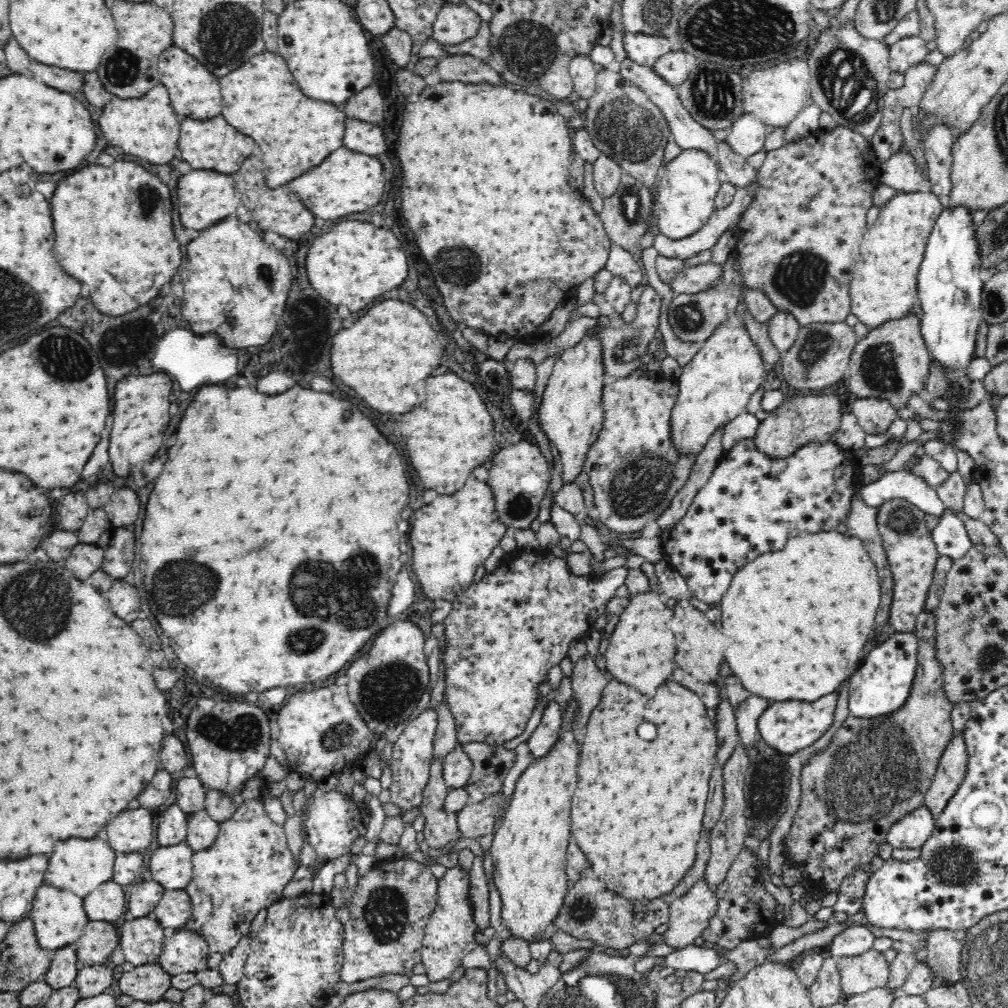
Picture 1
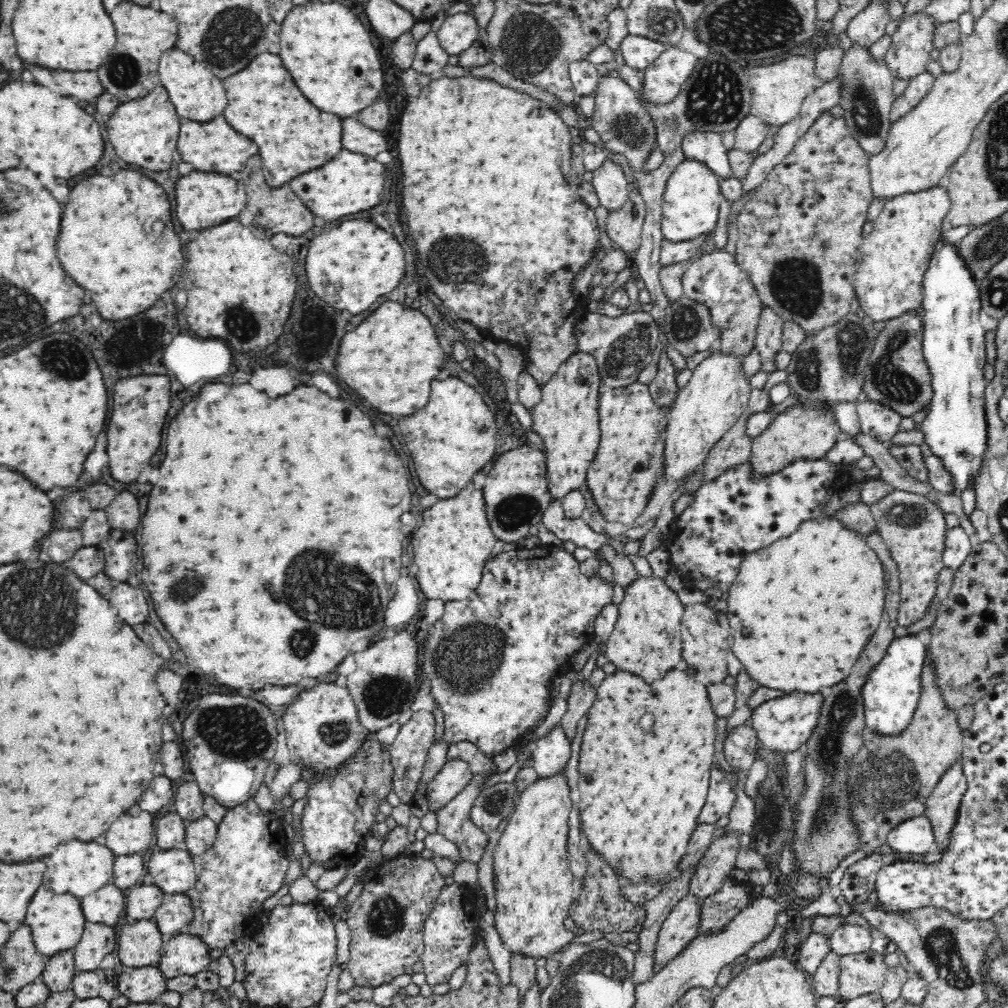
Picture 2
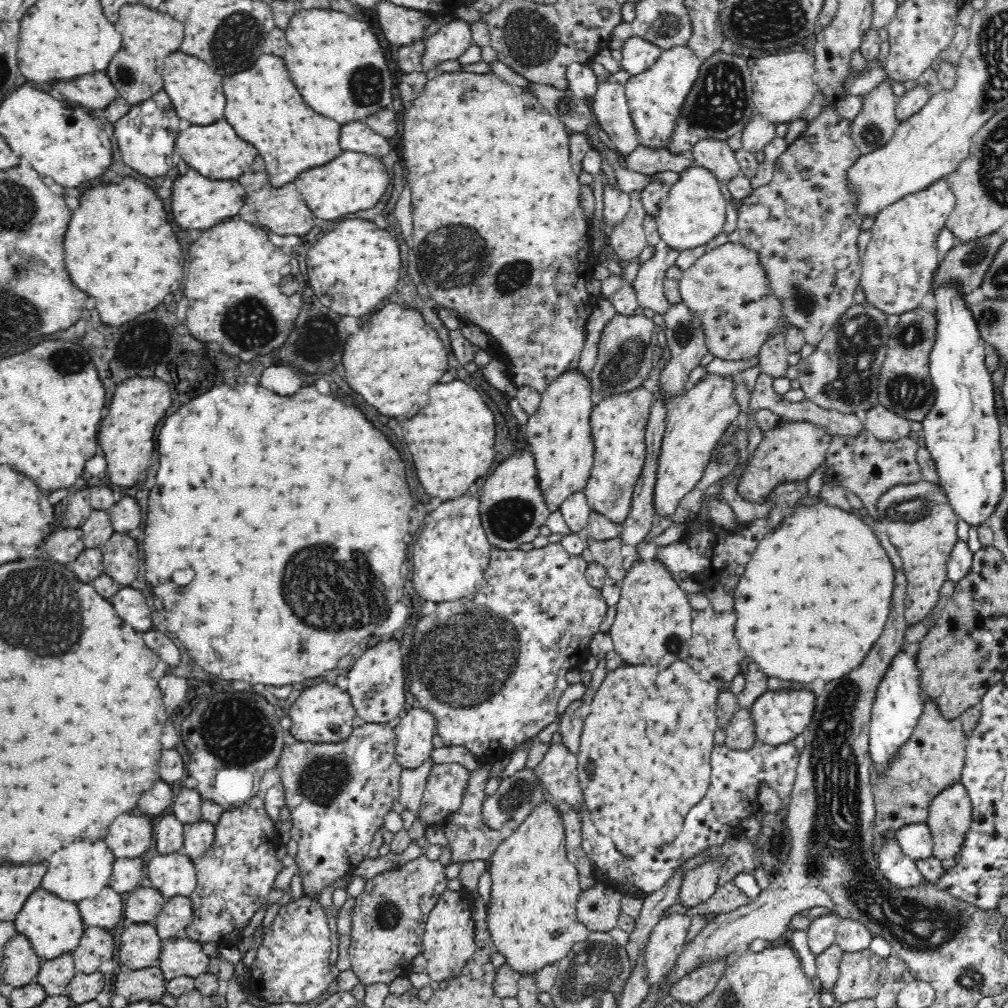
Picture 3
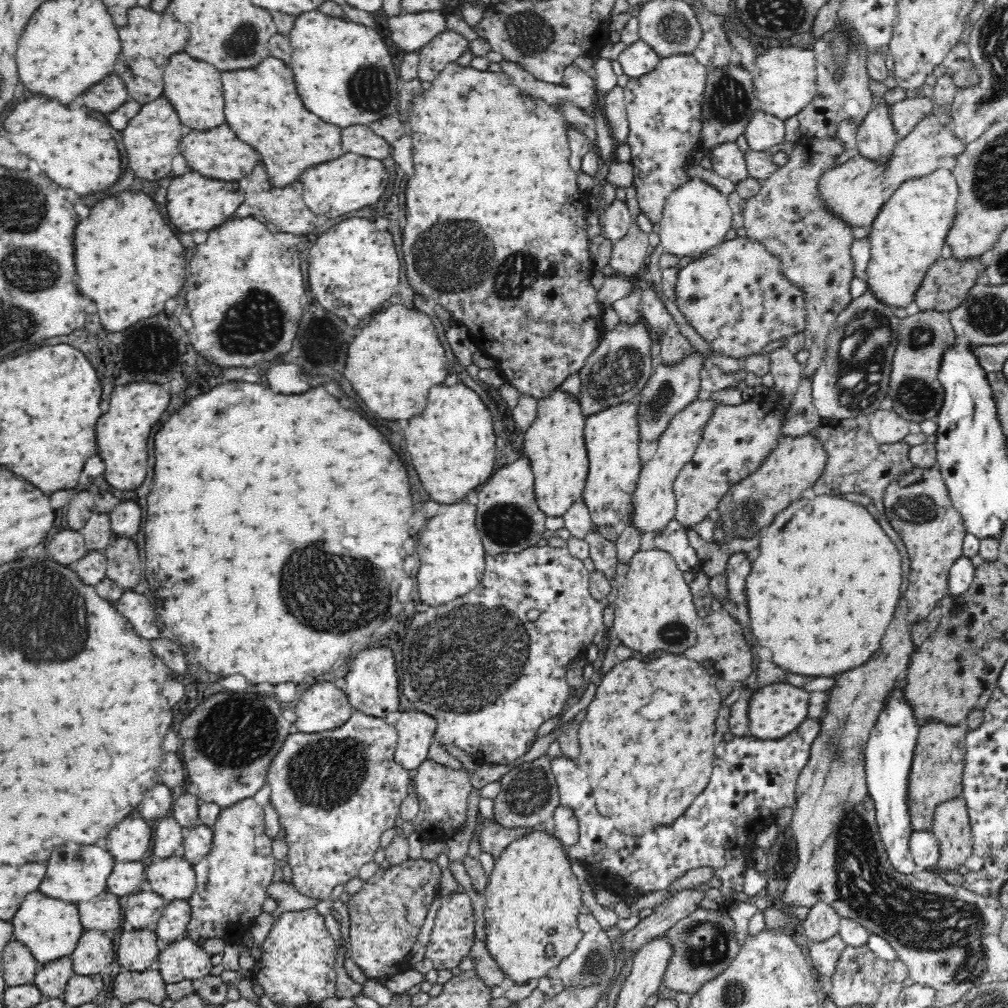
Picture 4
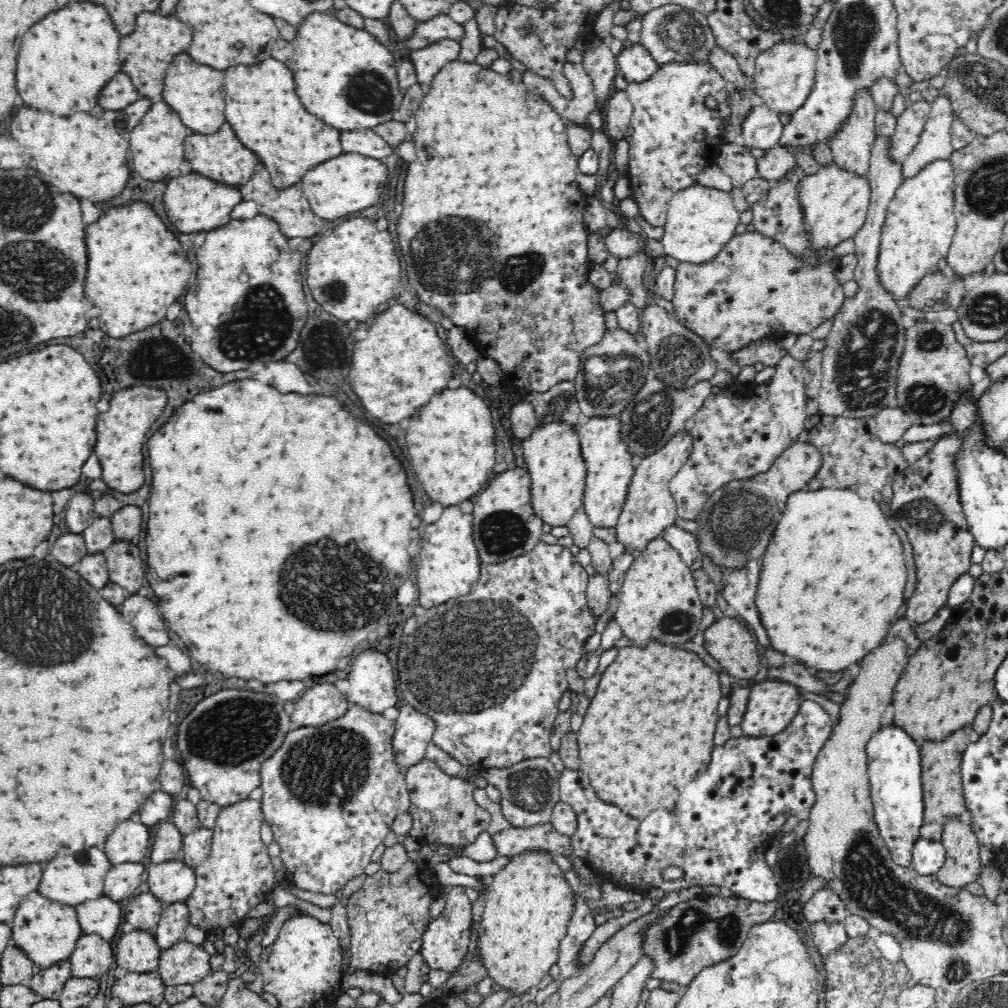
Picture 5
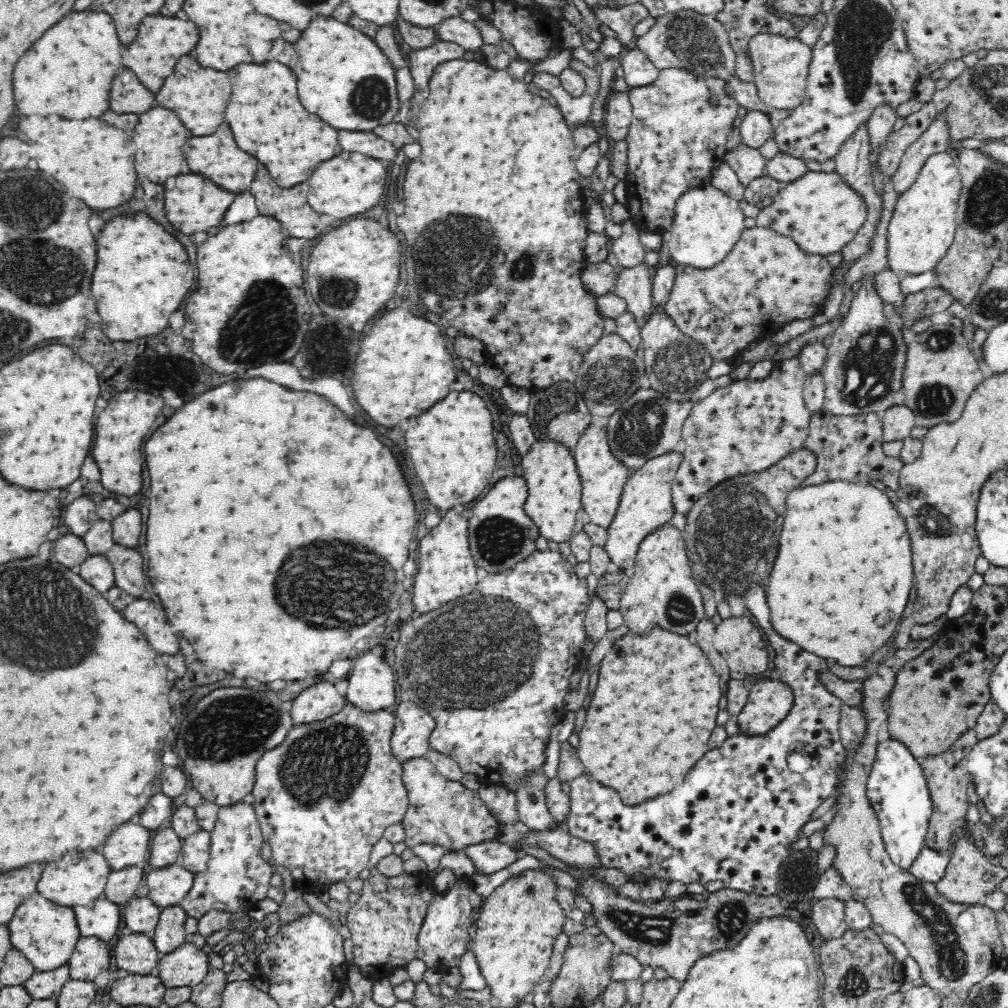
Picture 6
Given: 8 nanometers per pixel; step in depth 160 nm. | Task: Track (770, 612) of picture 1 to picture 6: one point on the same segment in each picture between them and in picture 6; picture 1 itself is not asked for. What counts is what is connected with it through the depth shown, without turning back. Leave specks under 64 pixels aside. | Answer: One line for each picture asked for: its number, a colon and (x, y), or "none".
2: (803, 608)
3: (815, 596)
4: (826, 570)
5: (833, 579)
6: (845, 561)

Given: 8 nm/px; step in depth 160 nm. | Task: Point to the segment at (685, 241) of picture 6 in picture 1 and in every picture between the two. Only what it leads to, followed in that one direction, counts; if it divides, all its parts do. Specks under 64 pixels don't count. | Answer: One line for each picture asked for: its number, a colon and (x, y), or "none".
1: (688, 186)
2: (691, 201)
3: (694, 213)
4: (697, 217)
5: (700, 220)

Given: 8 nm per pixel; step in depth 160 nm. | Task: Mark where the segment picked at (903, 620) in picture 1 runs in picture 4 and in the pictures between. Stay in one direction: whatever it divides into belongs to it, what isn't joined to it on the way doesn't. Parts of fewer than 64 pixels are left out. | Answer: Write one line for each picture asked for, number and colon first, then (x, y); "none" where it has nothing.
2: (912, 526)
3: (921, 524)
4: (917, 504)

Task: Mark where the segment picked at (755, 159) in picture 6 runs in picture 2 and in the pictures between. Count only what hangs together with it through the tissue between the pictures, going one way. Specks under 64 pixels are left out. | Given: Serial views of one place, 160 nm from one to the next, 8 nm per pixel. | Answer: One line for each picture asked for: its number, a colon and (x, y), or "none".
2: (705, 147)
3: (715, 155)
4: (727, 159)
5: (737, 163)

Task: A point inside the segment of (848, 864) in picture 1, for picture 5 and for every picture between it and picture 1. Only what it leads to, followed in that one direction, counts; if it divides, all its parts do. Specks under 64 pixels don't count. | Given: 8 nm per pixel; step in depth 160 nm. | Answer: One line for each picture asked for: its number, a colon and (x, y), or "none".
2: (892, 777)
3: (933, 759)
4: (939, 757)
5: (942, 782)

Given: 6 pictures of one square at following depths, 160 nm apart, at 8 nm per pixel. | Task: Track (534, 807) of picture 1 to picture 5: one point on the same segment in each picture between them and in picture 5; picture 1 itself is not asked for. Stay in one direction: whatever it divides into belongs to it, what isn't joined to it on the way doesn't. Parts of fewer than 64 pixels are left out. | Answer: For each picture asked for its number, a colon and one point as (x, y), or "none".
2: (533, 883)
3: (532, 919)
4: (532, 899)
5: (528, 905)

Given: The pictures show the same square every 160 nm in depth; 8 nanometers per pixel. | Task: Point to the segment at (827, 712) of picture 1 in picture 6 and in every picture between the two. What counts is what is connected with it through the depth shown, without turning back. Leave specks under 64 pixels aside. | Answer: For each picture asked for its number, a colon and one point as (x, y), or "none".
2: (784, 723)
3: (779, 716)
4: (774, 710)
5: (772, 704)
6: (769, 701)

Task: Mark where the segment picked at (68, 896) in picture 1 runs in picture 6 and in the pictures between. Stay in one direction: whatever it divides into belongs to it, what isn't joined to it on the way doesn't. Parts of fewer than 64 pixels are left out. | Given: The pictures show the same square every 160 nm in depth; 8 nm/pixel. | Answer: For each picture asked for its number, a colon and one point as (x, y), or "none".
2: (56, 921)
3: (53, 927)
4: (50, 929)
5: (47, 932)
6: (46, 934)

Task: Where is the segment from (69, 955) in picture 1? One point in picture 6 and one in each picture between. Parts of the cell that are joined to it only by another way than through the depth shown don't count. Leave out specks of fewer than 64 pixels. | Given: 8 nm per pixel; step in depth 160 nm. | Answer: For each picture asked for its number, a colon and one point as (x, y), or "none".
2: (59, 971)
3: (54, 976)
4: (51, 979)
5: (47, 983)
6: (41, 985)

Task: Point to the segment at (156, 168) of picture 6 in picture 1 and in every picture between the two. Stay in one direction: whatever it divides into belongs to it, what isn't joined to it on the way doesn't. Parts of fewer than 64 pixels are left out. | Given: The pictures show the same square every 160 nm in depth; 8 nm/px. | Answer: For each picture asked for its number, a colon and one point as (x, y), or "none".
1: (147, 125)
2: (144, 131)
3: (146, 135)
4: (152, 139)
5: (158, 140)

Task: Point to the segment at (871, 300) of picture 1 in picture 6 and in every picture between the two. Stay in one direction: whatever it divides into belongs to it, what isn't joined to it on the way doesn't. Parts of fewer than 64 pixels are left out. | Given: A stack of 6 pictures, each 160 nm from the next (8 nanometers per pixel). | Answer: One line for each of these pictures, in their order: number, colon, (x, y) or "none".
2: (889, 281)
3: (898, 264)
4: (906, 238)
5: (918, 232)
6: (924, 222)

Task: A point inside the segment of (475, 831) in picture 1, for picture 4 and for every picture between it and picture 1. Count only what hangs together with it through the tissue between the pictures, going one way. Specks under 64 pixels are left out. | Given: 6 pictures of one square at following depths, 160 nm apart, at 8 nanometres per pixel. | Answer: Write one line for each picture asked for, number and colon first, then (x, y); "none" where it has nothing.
2: (495, 803)
3: (517, 796)
4: (529, 794)

